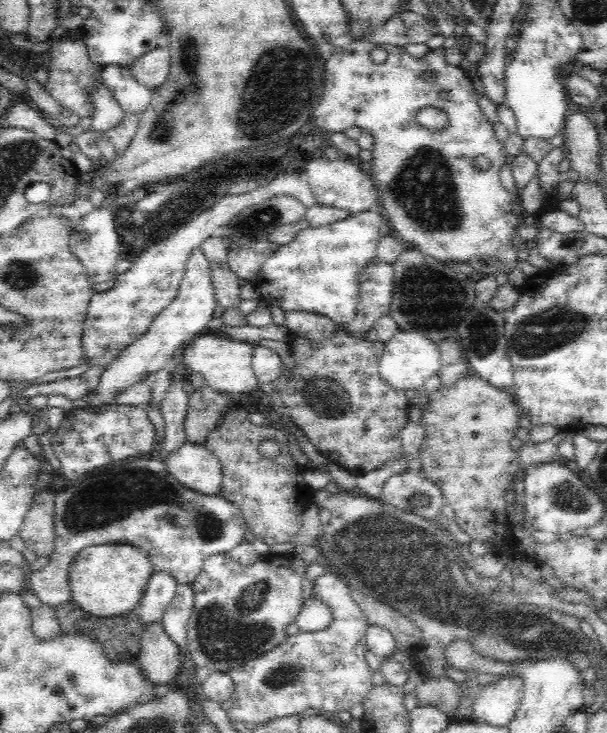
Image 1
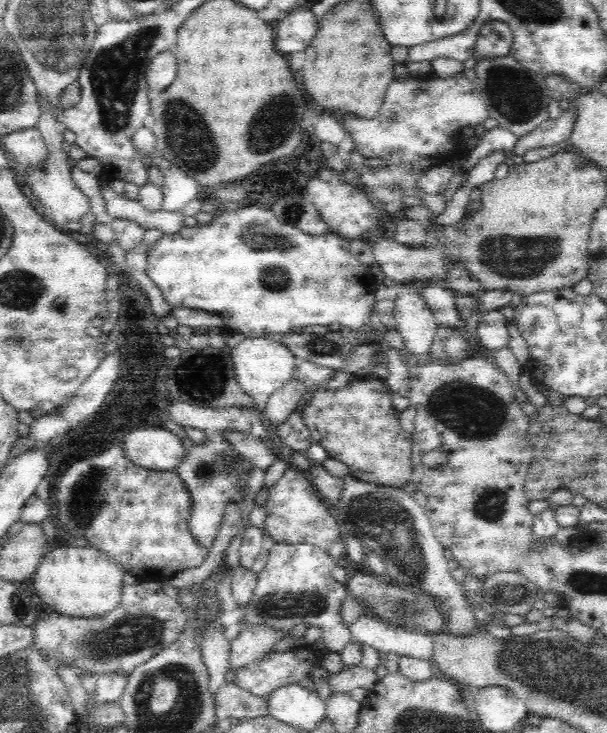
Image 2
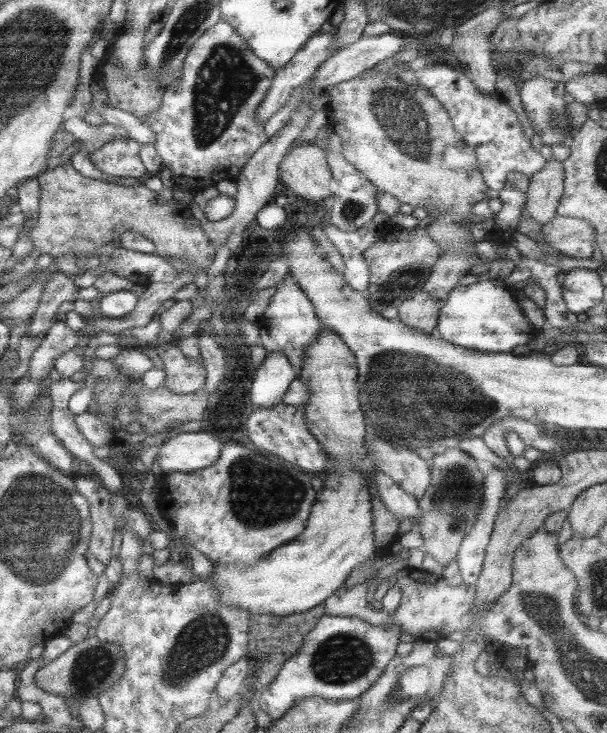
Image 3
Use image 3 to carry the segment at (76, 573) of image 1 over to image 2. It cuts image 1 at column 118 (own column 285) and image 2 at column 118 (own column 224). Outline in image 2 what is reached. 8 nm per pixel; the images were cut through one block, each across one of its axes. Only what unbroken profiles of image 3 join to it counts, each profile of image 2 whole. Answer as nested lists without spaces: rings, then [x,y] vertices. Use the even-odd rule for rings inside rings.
[[[92,547],[56,548],[40,561],[31,580],[41,604],[71,618],[100,618],[120,606],[124,571],[104,552]]]

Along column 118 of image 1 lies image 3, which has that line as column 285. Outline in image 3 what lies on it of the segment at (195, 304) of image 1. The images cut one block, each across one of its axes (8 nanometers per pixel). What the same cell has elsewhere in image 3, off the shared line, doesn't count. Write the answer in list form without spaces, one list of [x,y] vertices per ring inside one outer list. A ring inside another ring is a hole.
[[[267,352],[250,382],[248,396],[251,404],[257,406],[257,409],[266,409],[281,403],[289,383],[297,376],[298,368],[282,352]]]

